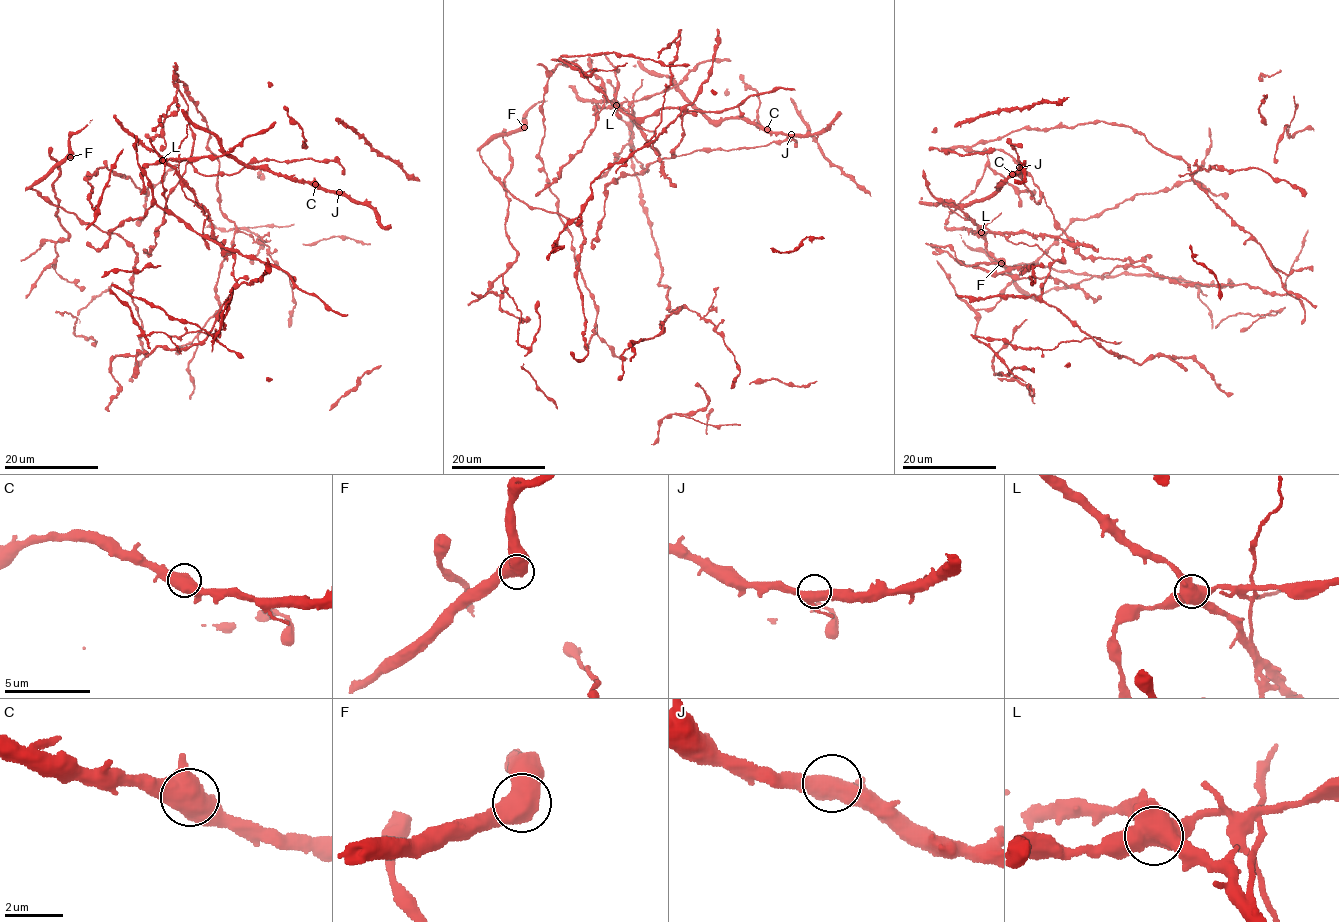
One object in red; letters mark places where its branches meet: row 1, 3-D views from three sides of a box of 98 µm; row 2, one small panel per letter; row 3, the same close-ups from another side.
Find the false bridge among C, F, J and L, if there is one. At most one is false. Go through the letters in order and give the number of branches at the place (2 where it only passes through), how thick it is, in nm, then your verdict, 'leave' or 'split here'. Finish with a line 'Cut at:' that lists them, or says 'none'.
C: 4 branches meet; 480 nm thick; leave
F: 3 branches meet; 480 nm thick; leave
J: 3 branches meet; 440 nm thick; leave
L: 4 branches meet; 600 nm thick; leave
Cut at: none

